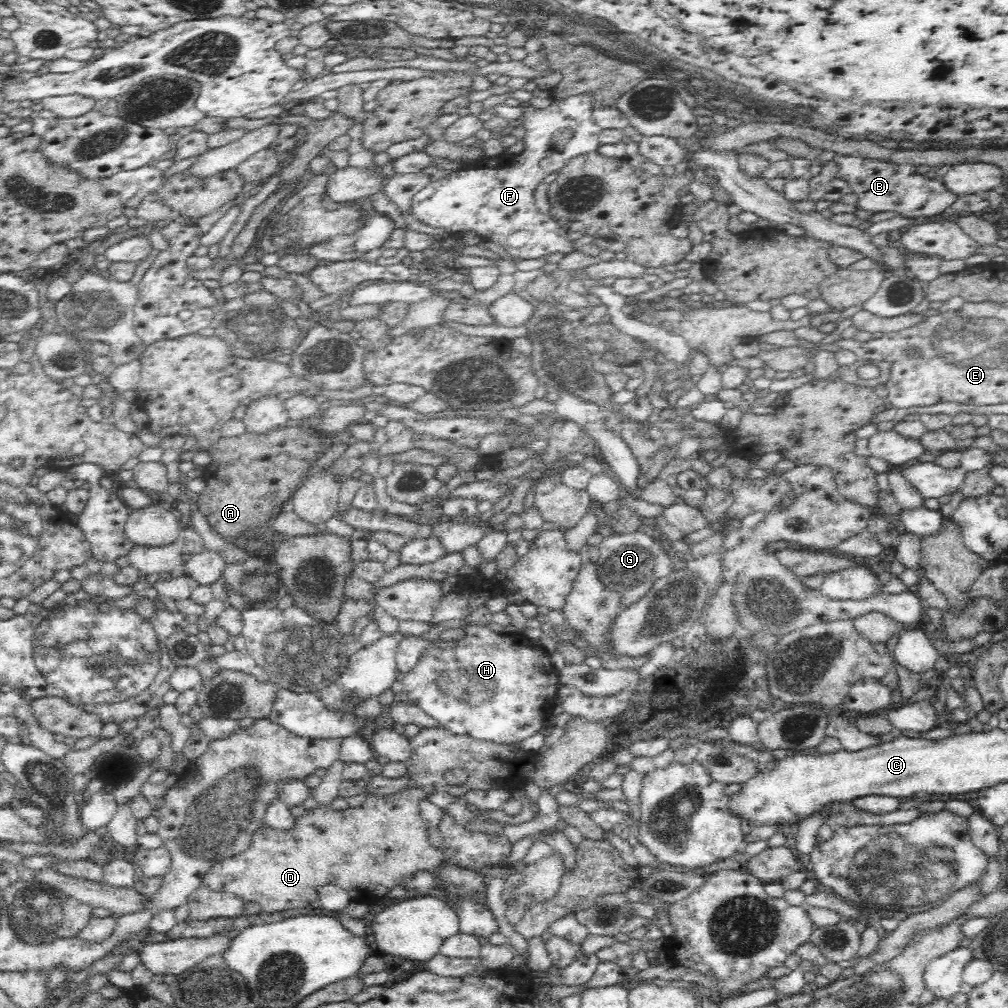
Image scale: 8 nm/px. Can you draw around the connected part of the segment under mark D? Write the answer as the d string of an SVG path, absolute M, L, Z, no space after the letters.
M410 786L408 789L392 795L365 795L367 796L366 801L357 808L335 811L331 809L330 806L319 804L317 808L306 810L303 815L296 818L296 822L294 822L294 826L292 826L290 830L274 830L272 827L262 824L254 833L250 848L247 848L245 852L219 861L218 864L214 864L214 866L206 872L206 875L203 876L203 883L214 892L224 891L228 894L234 894L245 903L256 902L256 904L260 904L261 910L264 910L264 912L280 912L280 910L290 910L290 908L318 908L318 906L320 906L317 893L318 887L326 886L327 884L334 884L348 891L352 901L361 900L370 905L376 904L378 899L390 891L391 888L394 888L396 884L404 884L403 882L406 877L419 871L432 871L435 867L438 867L438 864L442 863L443 850L441 847L435 848L430 845L428 841L428 827L426 827L426 822L420 815L419 807L421 801L426 798L428 799L430 796L428 793L424 793L419 787Z

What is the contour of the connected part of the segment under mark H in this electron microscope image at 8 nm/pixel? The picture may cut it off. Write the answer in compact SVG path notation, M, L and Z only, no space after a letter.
M466 625L465 636L452 642L452 647L438 650L430 645L425 648L418 662L401 680L408 702L420 707L425 714L434 717L443 729L474 740L496 744L516 745L542 732L542 724L552 716L556 706L556 692L560 686L557 670L546 649L522 644L518 636L504 635L504 630L482 625Z

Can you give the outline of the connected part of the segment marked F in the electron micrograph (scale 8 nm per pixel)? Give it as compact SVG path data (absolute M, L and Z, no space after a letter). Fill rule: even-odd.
M584 92L576 94L564 99L552 99L551 104L542 109L538 109L528 104L524 107L521 120L521 126L525 128L523 136L524 150L517 155L510 154L508 162L500 164L500 170L496 172L494 178L494 170L490 166L492 158L484 160L482 164L478 164L475 168L458 169L453 173L448 173L440 180L430 181L422 190L419 190L413 197L409 199L409 212L415 216L415 219L422 224L426 224L432 228L444 228L449 234L459 236L463 231L474 231L476 235L486 241L493 241L496 245L502 247L509 255L521 260L528 258L545 257L557 252L566 253L566 255L576 252L578 246L573 246L573 241L567 239L568 230L562 228L548 213L540 213L534 205L534 189L544 178L552 172L559 171L571 158L596 151L601 145L599 143L599 134L601 128L592 120L593 105L592 94ZM570 128L574 132L574 136L559 148L550 142L550 137L556 130ZM515 232L528 232L528 240L520 246L514 248L510 246L508 238Z

